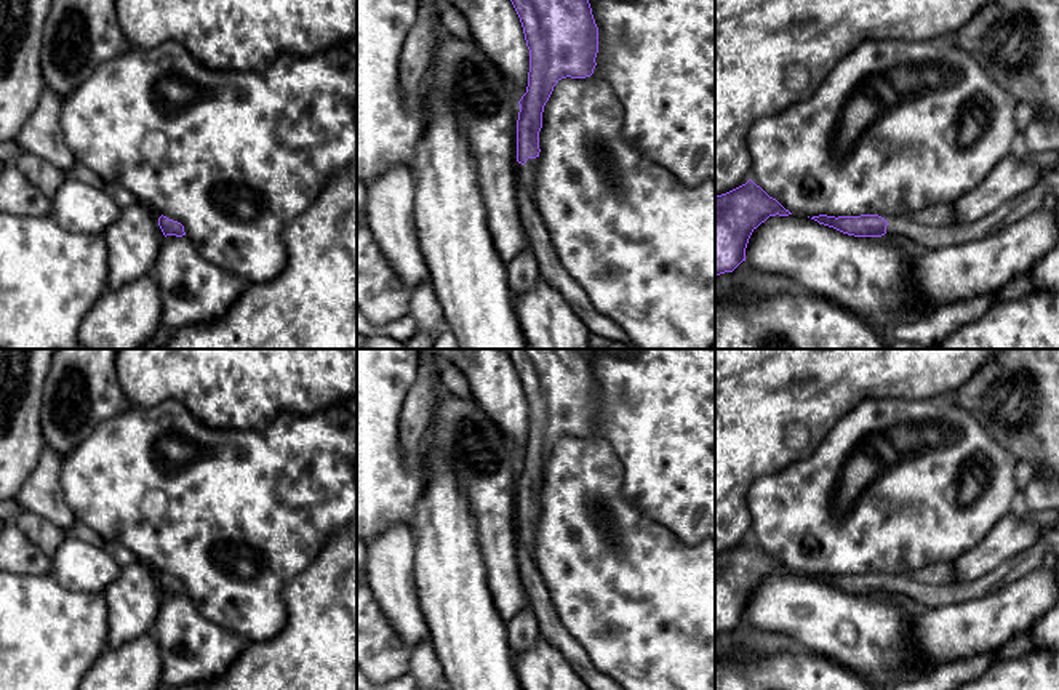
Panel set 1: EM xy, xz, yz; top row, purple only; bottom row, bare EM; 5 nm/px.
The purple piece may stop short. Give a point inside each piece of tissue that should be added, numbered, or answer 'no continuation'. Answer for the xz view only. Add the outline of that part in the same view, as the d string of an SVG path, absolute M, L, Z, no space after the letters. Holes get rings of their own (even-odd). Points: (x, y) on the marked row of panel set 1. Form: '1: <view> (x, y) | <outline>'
no continuation

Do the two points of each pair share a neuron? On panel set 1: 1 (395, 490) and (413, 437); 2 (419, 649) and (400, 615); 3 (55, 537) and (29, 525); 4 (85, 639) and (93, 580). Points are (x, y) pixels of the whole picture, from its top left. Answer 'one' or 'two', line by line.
1: two
2: one
3: one
4: two

